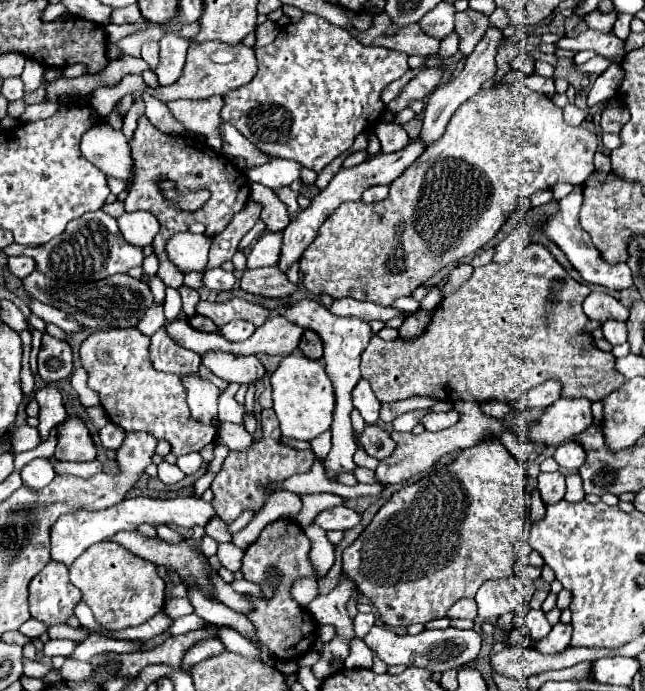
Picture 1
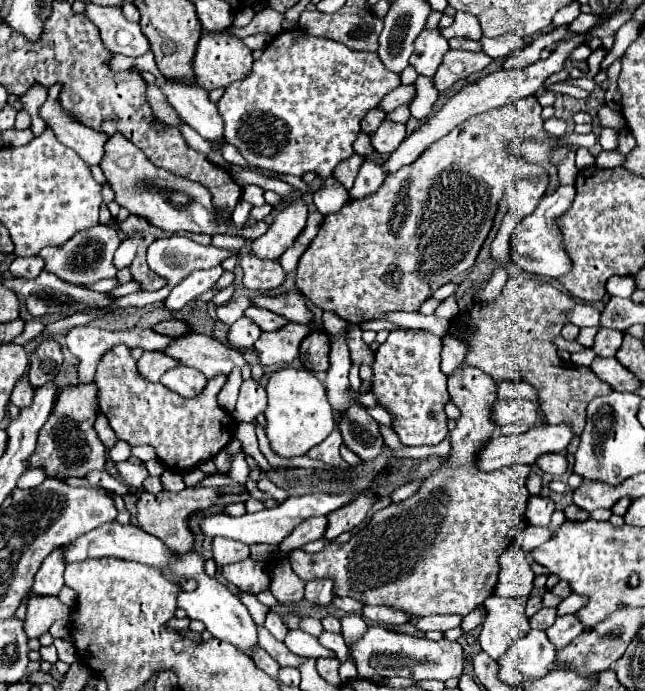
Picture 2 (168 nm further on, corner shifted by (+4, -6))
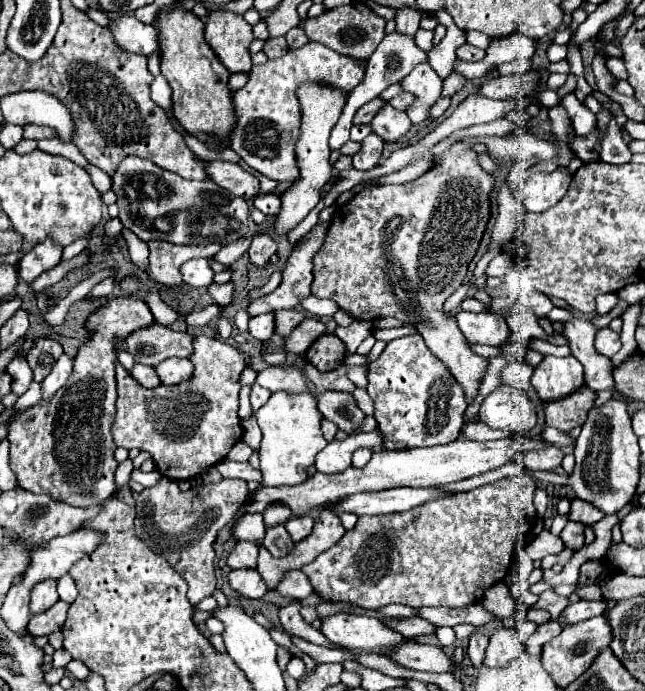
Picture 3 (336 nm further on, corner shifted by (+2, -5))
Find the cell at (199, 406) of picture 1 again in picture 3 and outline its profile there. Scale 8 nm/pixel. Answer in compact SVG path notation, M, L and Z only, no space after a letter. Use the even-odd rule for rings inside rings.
M171 357L161 361L159 365L153 367L157 377L161 379L163 385L175 385L179 381L185 381L187 377L191 377L191 361L189 359L179 359L179 357Z

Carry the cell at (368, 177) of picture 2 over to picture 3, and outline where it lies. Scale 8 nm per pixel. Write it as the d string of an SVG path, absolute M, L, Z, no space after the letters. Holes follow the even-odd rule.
M373 131L361 141L361 149L355 153L352 157L352 164L355 169L361 169L361 171L367 171L367 169L373 169L383 153L383 139L379 135L375 135Z

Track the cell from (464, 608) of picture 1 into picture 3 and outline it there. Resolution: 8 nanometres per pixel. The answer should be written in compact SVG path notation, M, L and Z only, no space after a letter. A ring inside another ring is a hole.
M411 617L411 619L391 619L391 621L383 621L389 629L393 629L395 633L403 635L405 639L413 639L419 635L429 635L435 631L435 625L431 625L427 619L421 617Z

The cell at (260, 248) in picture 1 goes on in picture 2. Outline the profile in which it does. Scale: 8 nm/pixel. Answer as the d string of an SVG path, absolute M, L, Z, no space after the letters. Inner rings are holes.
M293 198L289 208L281 210L269 230L253 240L251 254L261 260L279 260L281 254L295 242L307 222L307 206L301 198Z

